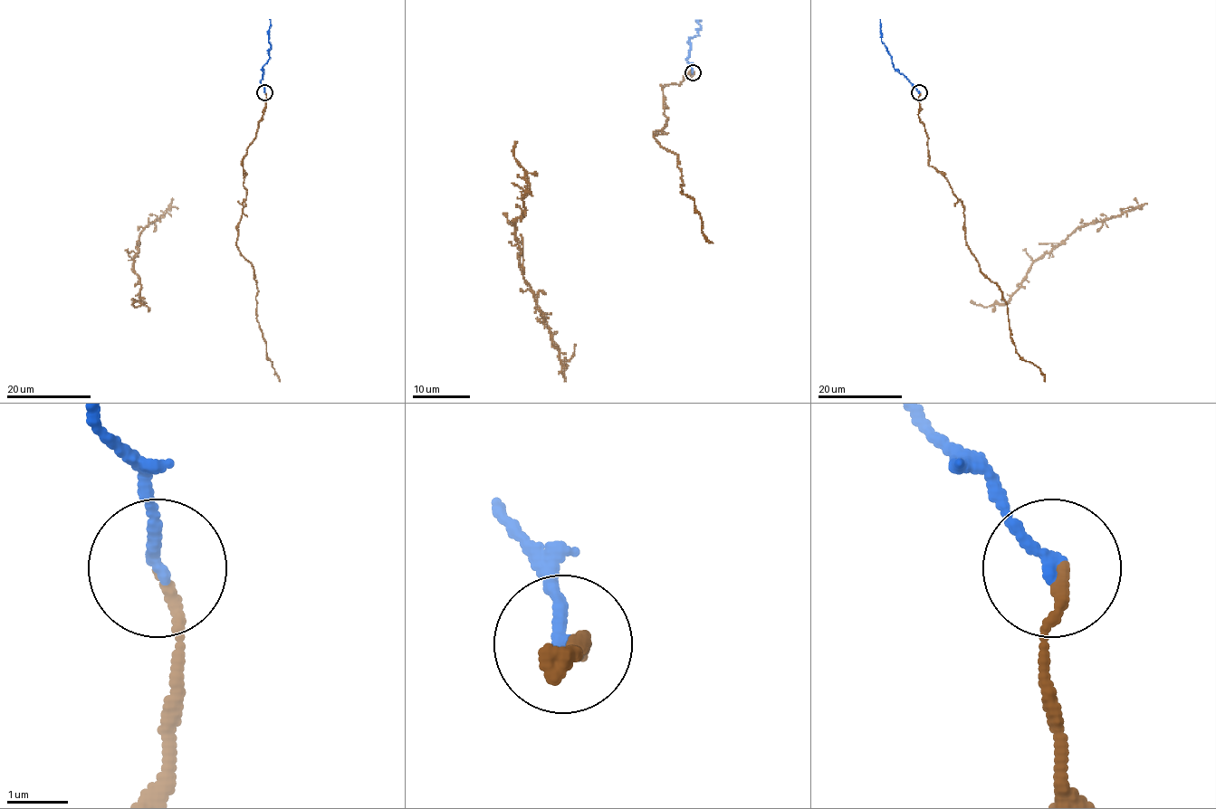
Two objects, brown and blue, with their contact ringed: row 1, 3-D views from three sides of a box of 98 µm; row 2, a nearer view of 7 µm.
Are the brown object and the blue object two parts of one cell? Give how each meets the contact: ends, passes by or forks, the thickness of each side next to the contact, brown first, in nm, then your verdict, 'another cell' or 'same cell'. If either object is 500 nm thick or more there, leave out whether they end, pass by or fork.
brown ends | blue ends | 170/200 nm | same cell

